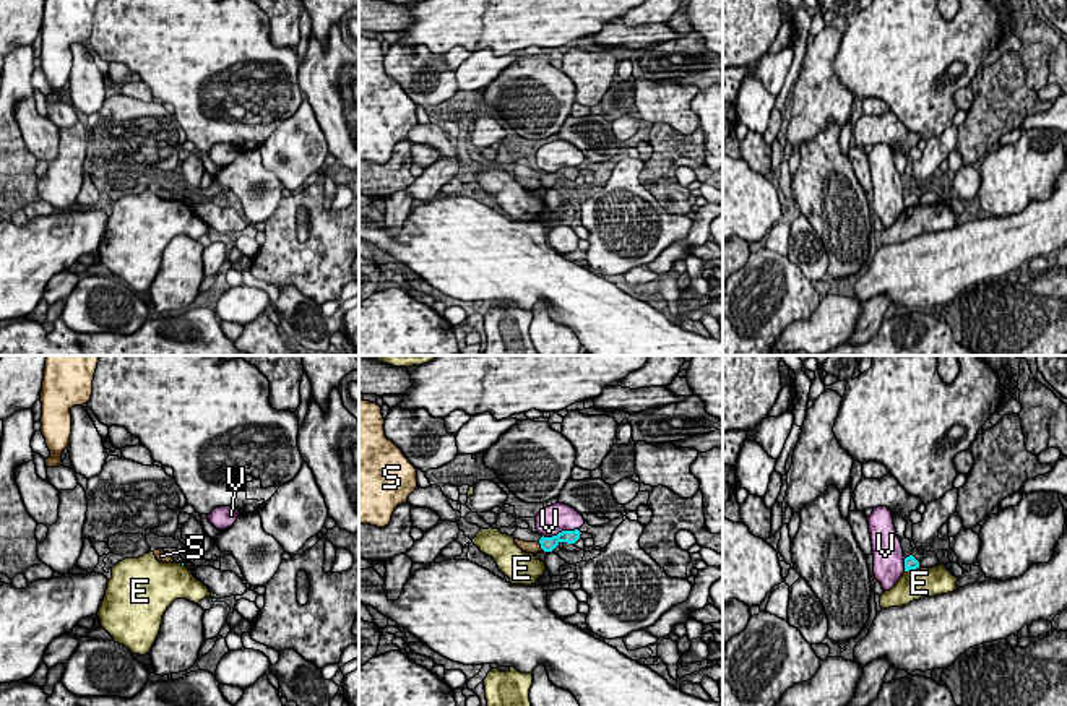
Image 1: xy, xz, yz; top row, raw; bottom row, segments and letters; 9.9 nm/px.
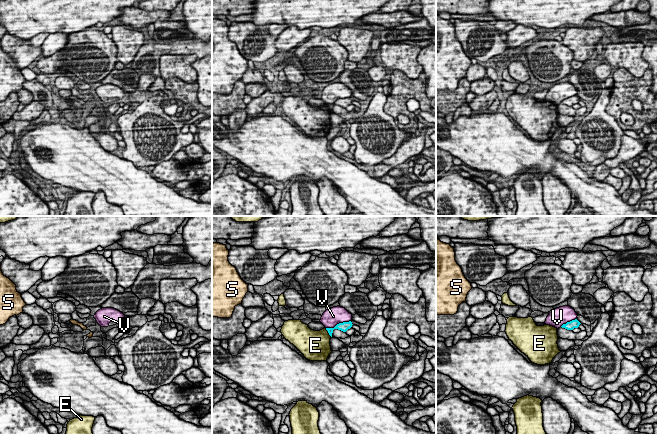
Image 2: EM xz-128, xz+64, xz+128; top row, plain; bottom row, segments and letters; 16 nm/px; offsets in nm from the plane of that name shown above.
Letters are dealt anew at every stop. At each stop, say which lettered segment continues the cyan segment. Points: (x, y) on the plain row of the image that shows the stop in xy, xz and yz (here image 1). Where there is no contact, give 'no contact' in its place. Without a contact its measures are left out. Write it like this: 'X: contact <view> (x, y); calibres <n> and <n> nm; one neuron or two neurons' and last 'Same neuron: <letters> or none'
E: contact yz (911, 205); calibres 130 and 300 nm; two neurons
S: contact xz (541, 182); calibres 160 and 130 nm; two neurons
V: contact xz (559, 169); calibres 160 and 280 nm; two neurons
Same neuron: none

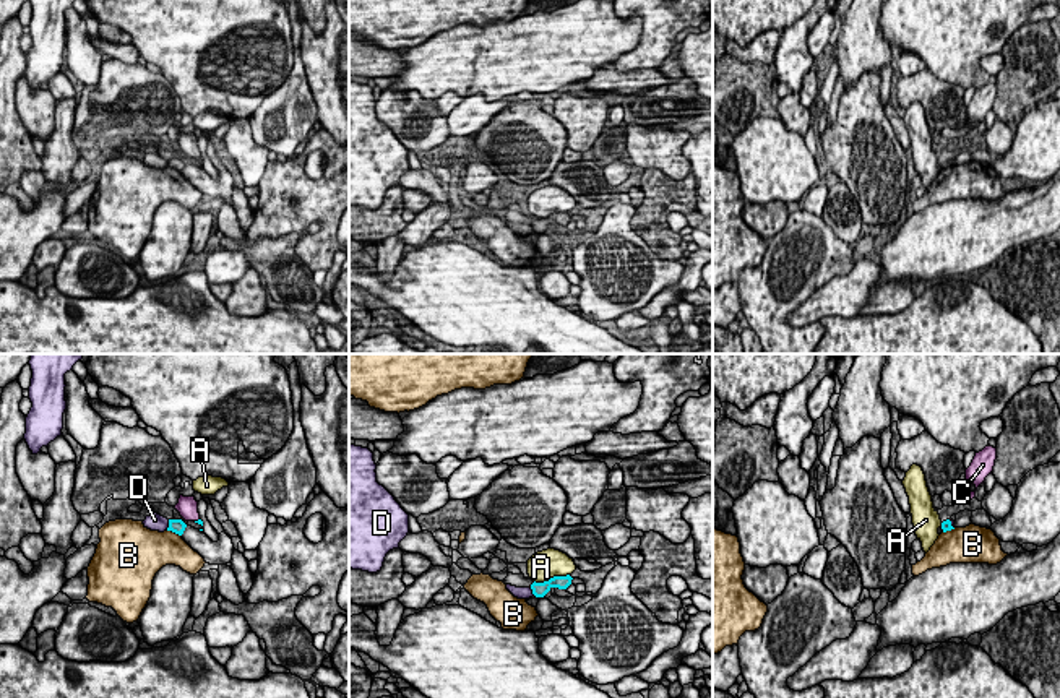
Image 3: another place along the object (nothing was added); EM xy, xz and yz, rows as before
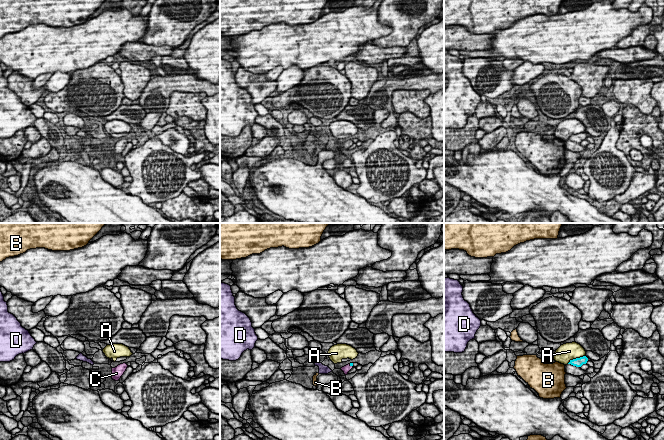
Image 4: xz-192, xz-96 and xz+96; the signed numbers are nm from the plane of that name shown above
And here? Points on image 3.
A: contact xz (551, 215); calibres 160 and 280 nm; two neurons
B: contact xy (174, 168); calibres 140 and 360 nm; two neurons
C: contact xy (198, 156); calibres 50 and 200 nm; one neuron
D: contact xy (169, 161); calibres 140 and 160 nm; two neurons
Same neuron: C

